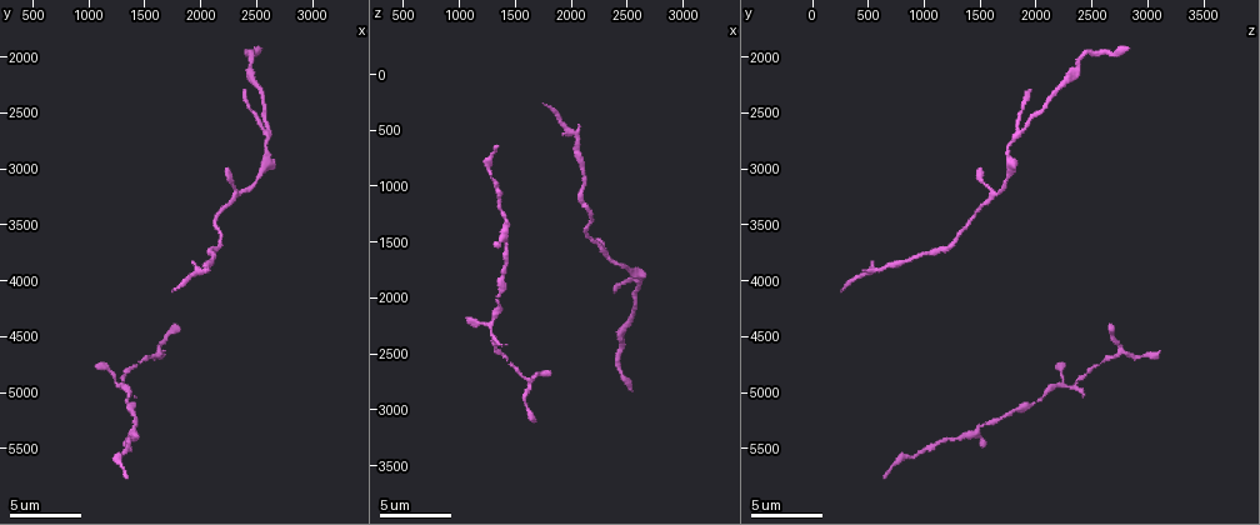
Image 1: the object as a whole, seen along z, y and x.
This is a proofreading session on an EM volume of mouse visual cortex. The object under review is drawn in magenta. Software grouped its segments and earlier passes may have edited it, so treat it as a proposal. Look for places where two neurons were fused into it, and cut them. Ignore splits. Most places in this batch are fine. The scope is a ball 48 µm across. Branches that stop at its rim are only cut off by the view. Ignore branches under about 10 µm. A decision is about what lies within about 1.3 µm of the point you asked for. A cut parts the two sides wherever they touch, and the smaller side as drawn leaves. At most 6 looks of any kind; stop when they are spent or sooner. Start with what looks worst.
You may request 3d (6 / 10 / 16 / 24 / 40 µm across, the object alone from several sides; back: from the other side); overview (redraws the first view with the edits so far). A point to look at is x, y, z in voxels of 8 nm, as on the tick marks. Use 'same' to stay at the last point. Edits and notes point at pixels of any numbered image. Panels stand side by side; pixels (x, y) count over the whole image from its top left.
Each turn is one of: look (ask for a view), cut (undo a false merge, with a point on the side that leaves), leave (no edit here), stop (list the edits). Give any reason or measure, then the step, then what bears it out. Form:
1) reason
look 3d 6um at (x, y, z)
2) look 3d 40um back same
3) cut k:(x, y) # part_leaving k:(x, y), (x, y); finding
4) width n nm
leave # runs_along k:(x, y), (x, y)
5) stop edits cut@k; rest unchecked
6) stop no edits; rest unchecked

sudden change in width
look 3d 16um at (1300, 4940, 2320)

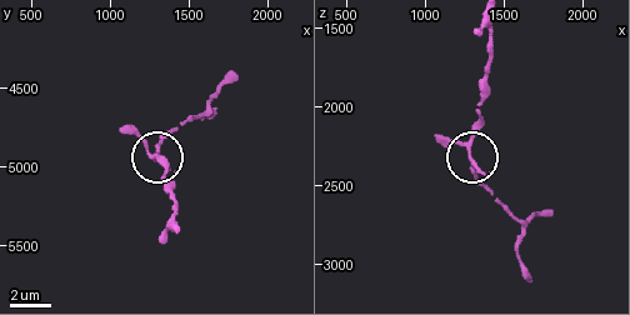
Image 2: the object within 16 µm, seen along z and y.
from behind
look 3d 16um back at (1280, 4960, 2300)

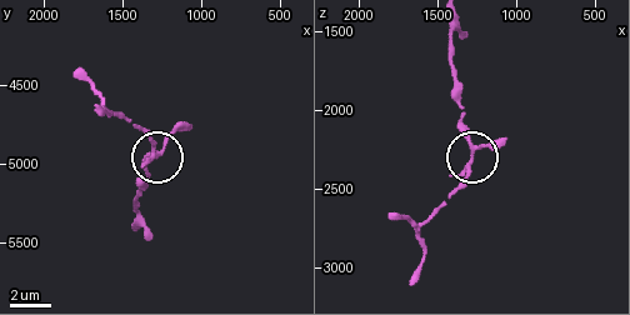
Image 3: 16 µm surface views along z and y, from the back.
arms 4
leave # runs_along 3:(393, 213), (418, 225), (463, 176), (473, 146), (463, 118); continuous, no second neuron

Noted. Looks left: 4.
look 3d 6um at (2160, 3400, 1440)

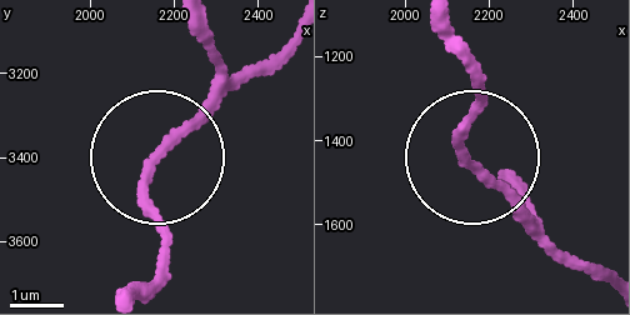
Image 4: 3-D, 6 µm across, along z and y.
leave # all the same neuron

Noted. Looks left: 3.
three arms meet
look 3d 10um at (1560, 4700, 2680)

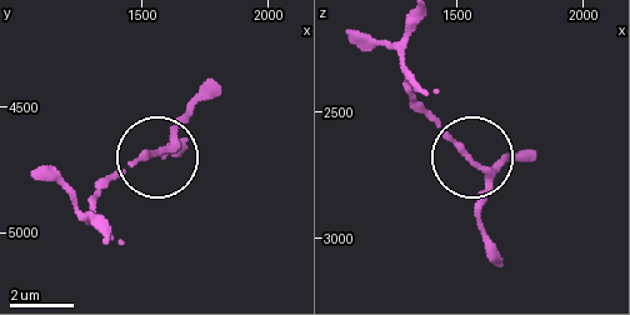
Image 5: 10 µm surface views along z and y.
leave # runs_along 5:(529, 149), (489, 171), (410, 95); all the same neuron

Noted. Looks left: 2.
stop no edits; rest unchecked

